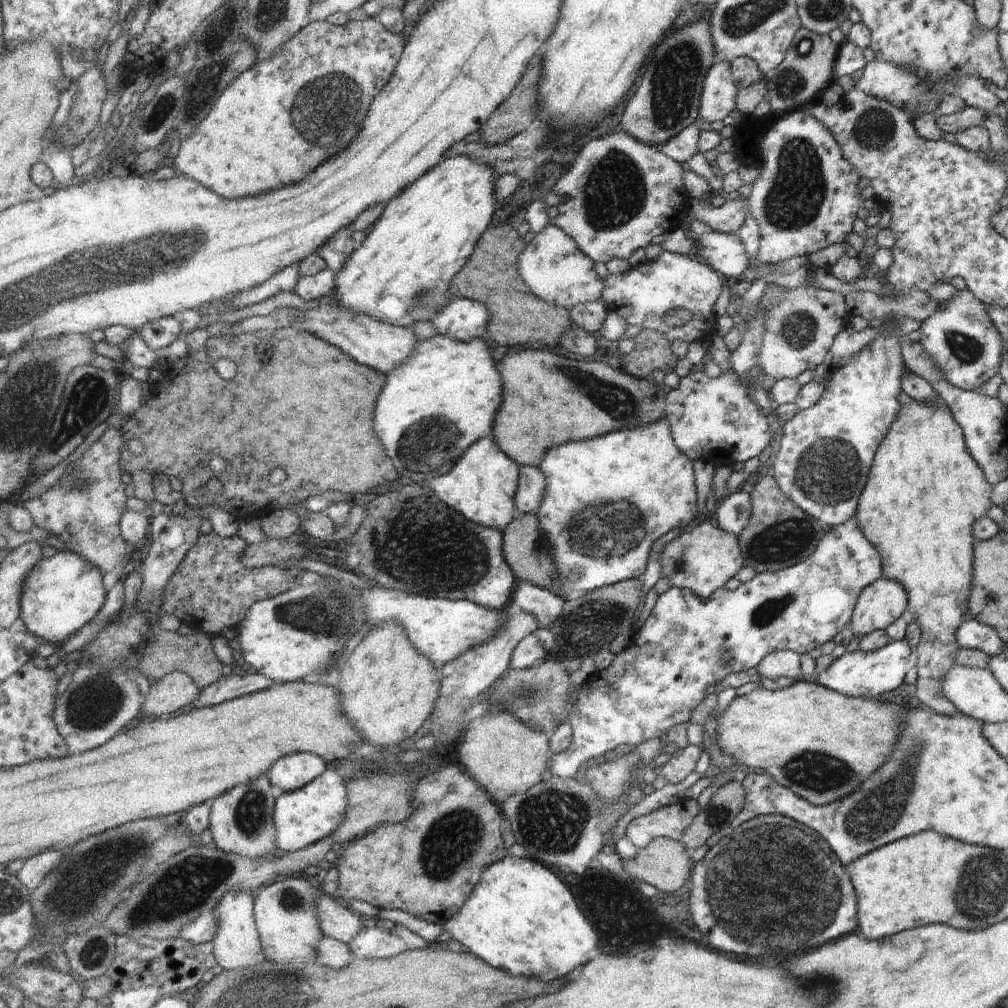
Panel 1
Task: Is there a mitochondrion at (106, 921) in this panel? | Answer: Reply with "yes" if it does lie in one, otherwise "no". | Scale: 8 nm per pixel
no

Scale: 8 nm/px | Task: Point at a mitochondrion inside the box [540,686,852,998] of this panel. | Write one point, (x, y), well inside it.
(753, 912)

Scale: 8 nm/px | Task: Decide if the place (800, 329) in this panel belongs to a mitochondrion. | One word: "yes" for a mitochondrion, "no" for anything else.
yes

